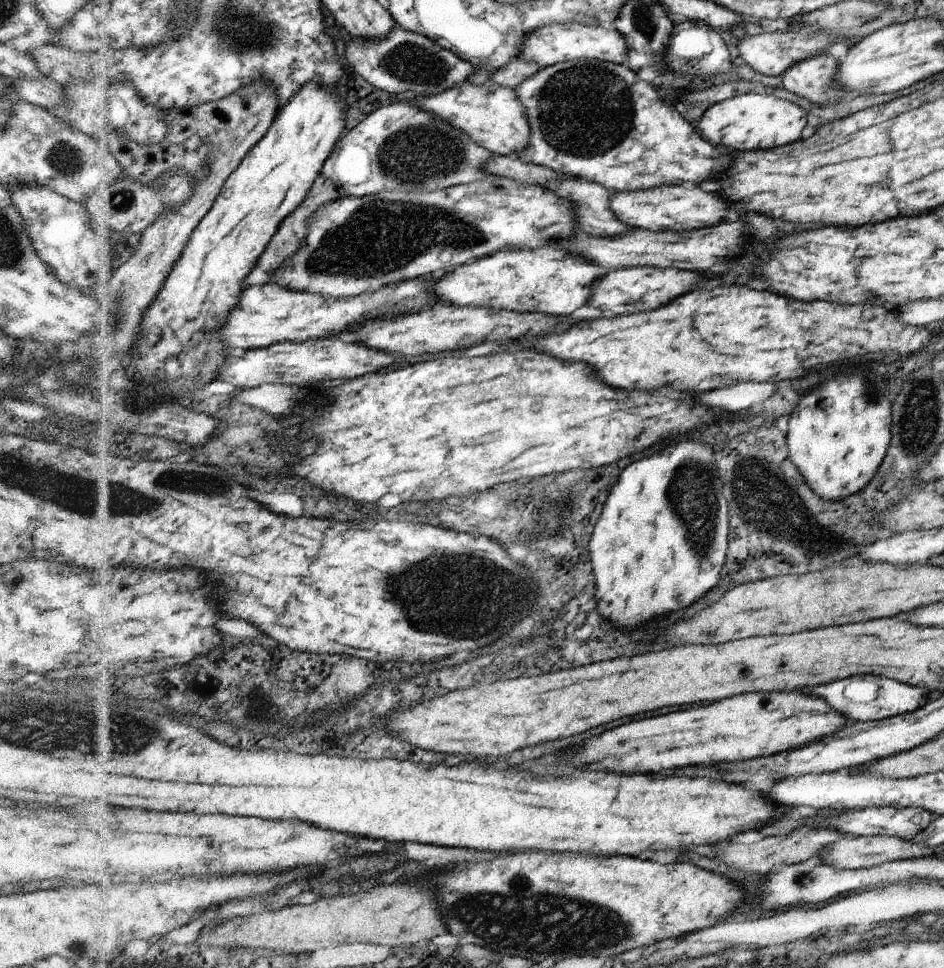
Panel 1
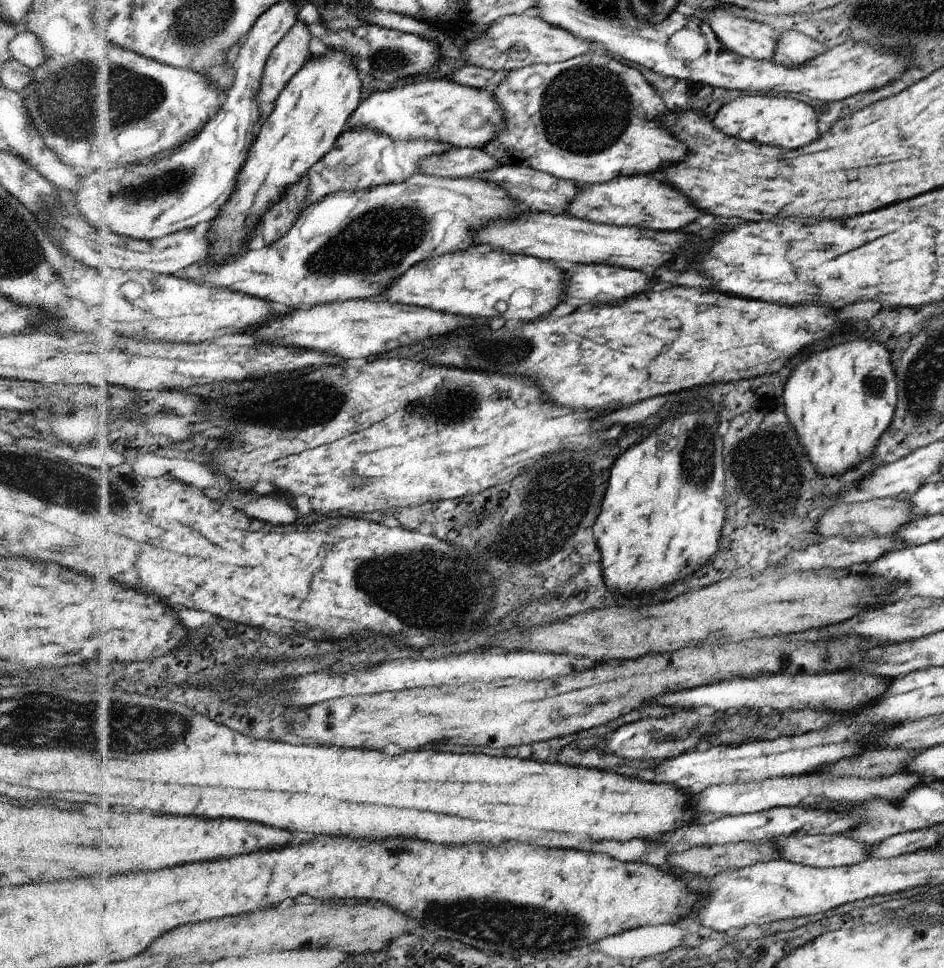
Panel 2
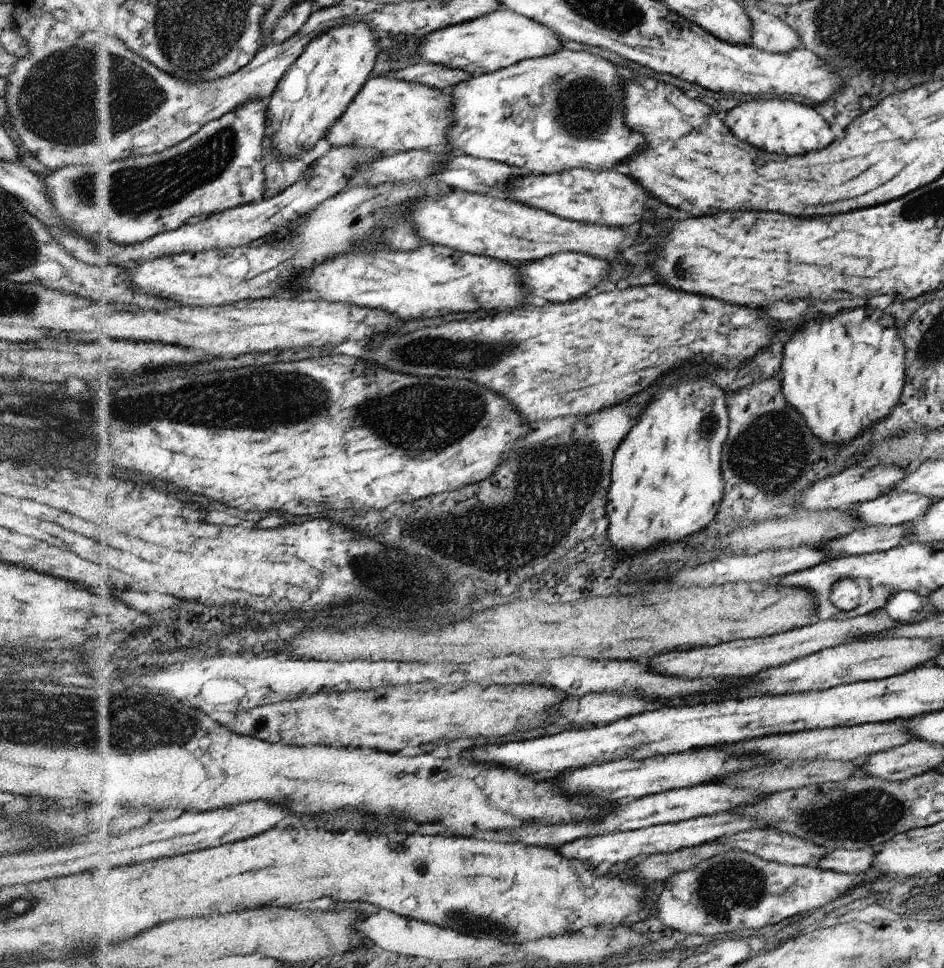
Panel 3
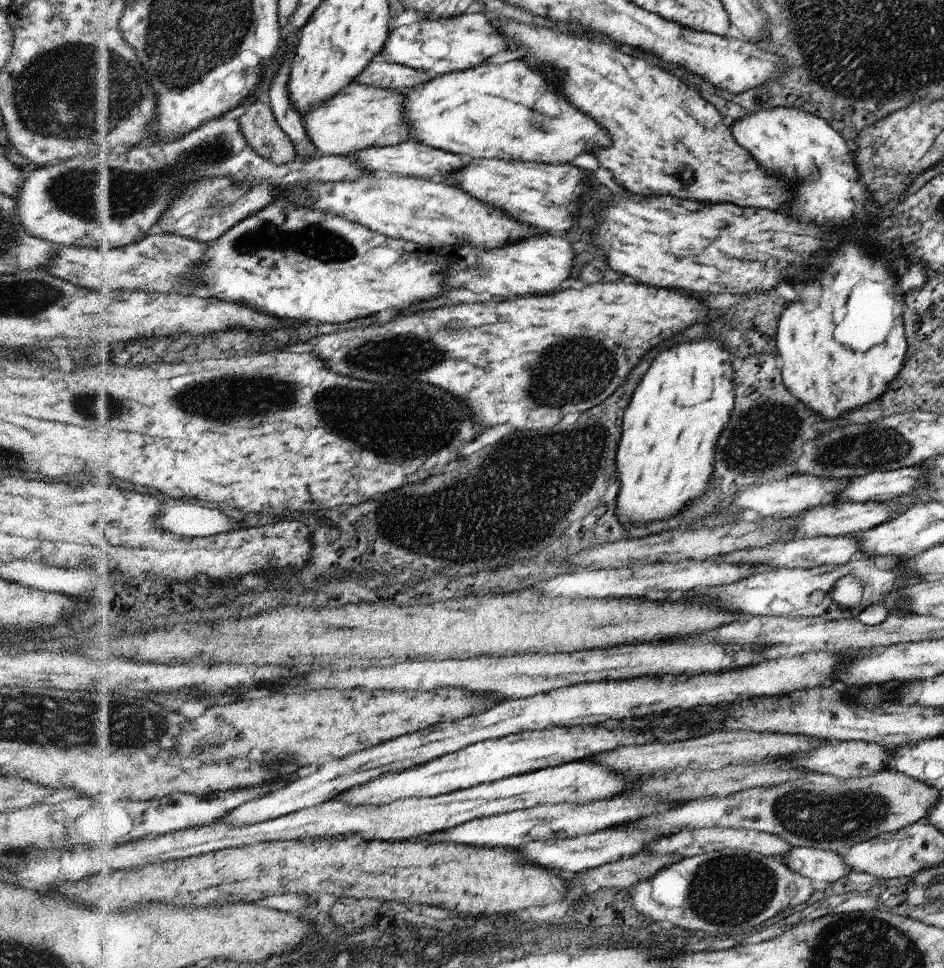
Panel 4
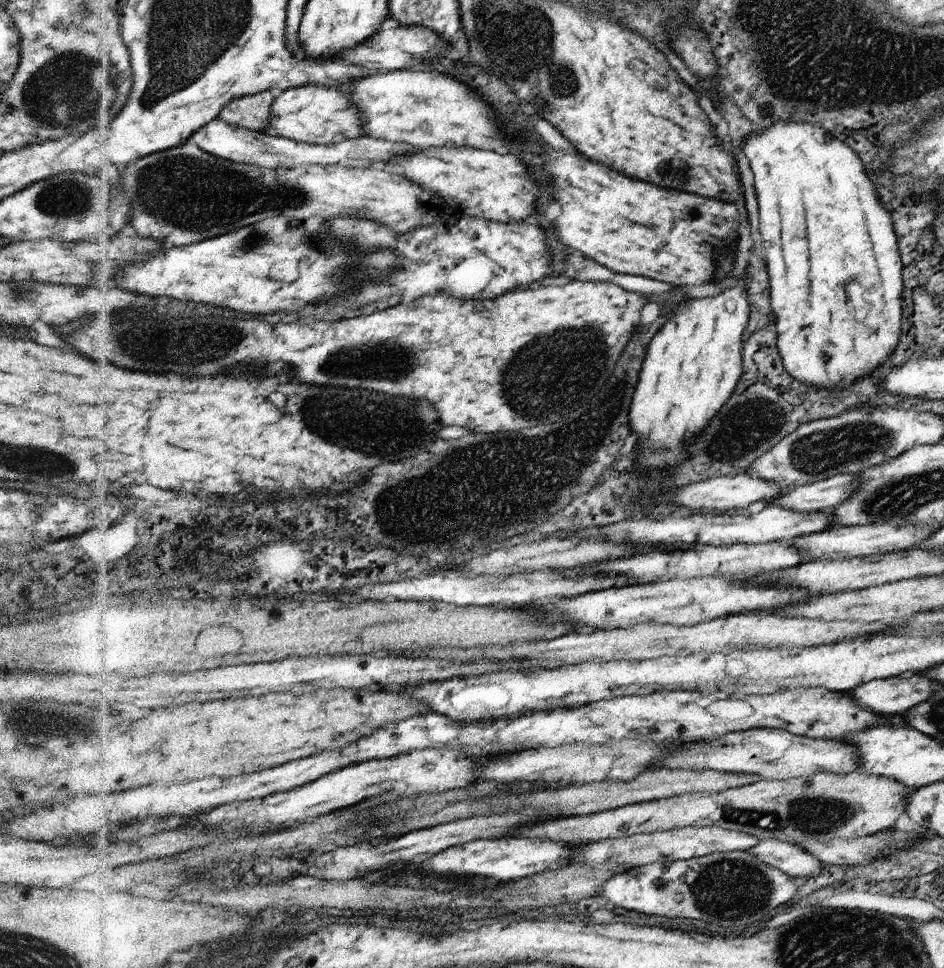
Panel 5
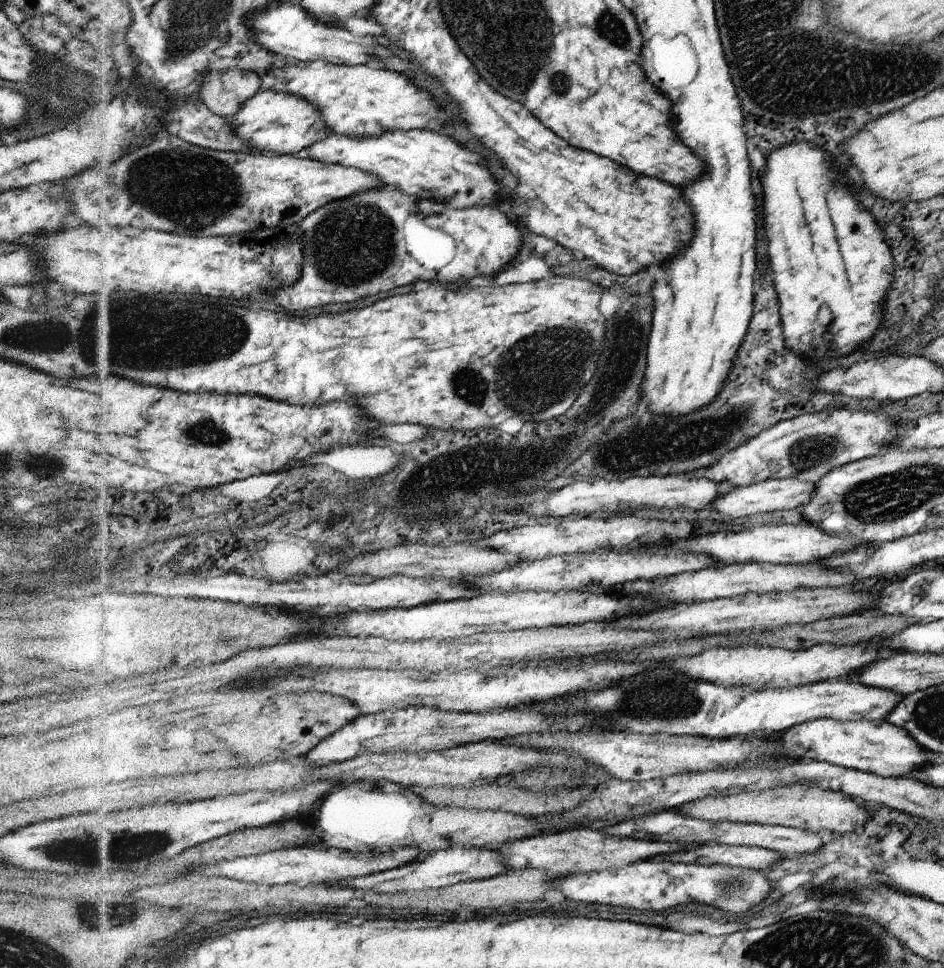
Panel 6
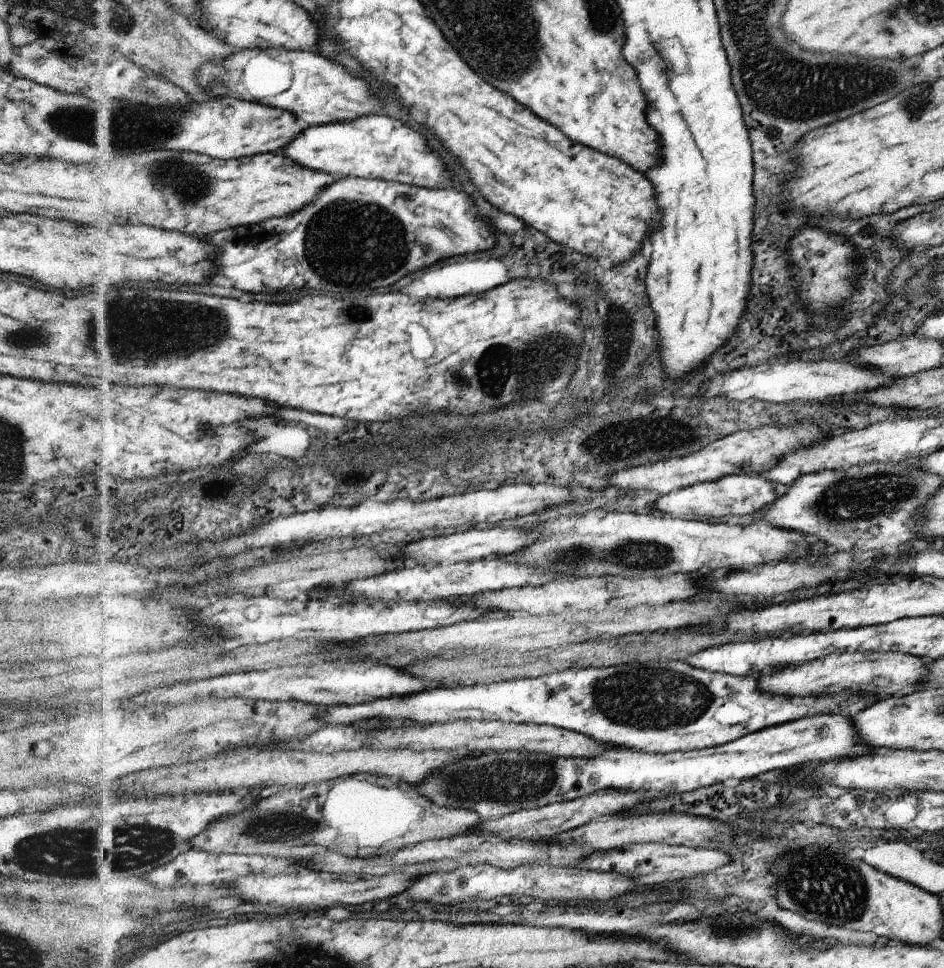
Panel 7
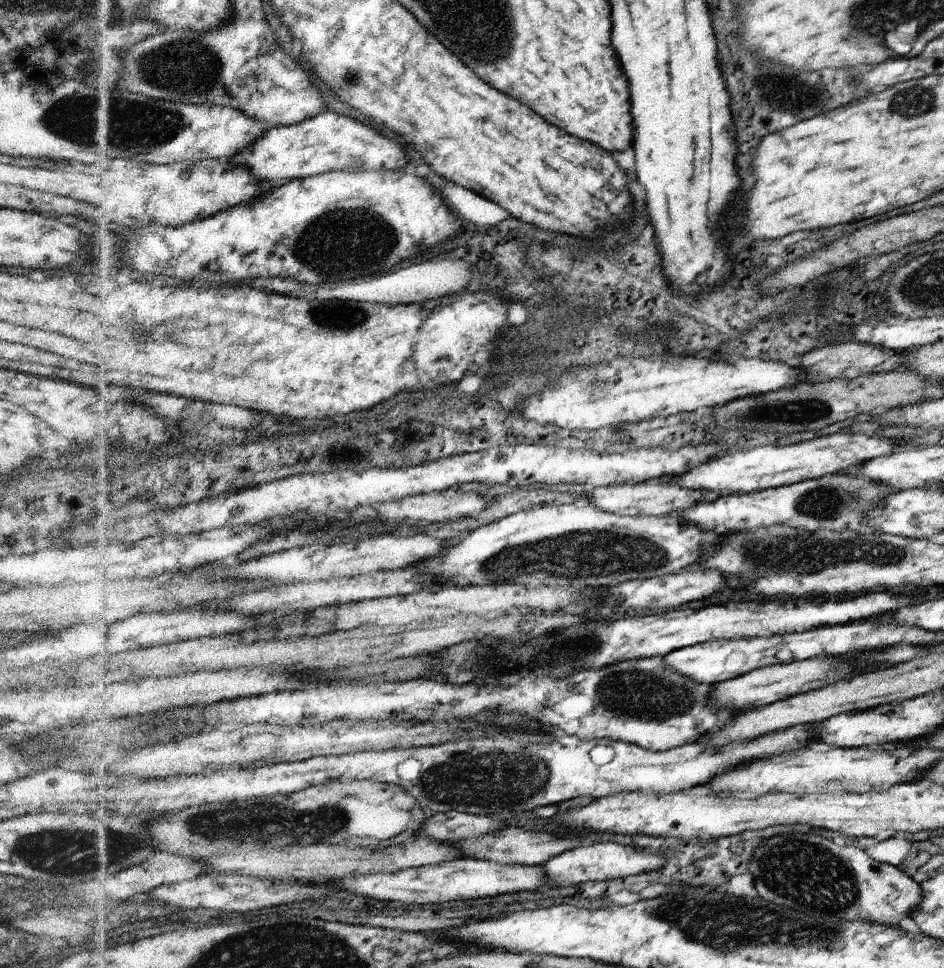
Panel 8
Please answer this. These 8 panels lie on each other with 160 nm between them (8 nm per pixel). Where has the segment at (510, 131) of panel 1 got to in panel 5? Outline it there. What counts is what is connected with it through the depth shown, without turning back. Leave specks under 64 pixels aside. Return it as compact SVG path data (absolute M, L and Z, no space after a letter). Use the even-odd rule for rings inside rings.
M320 85L294 87L282 92L275 98L271 106L269 124L265 126L267 134L275 134L281 138L305 142L311 145L338 144L351 138L366 137L363 132L363 120L353 106L349 94L339 88Z

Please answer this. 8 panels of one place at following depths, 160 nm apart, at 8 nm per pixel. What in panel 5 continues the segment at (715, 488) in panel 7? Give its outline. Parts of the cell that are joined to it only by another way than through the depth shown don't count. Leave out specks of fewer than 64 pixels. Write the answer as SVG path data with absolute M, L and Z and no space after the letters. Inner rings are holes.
M844 473L820 482L793 486L791 492L781 494L769 505L801 513L835 510L837 504L841 504L857 488L857 478L859 476Z

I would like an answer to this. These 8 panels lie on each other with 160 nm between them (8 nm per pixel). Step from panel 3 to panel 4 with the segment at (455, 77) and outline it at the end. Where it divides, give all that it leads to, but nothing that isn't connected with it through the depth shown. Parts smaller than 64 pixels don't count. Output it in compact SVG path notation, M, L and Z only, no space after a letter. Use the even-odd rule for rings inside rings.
M369 62L365 66L364 72L357 74L351 83L401 91L411 88L411 86L417 86L417 84L423 84L430 78L425 72L413 70L409 66L401 66L401 64L392 62Z

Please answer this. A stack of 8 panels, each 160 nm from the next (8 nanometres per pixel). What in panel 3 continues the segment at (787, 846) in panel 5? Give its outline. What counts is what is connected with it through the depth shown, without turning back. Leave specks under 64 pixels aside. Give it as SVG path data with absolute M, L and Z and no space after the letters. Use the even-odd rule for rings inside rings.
M865 846L860 849L837 848L826 854L817 866L836 873L847 873L850 875L863 873L871 866L877 848L881 848L881 846Z

